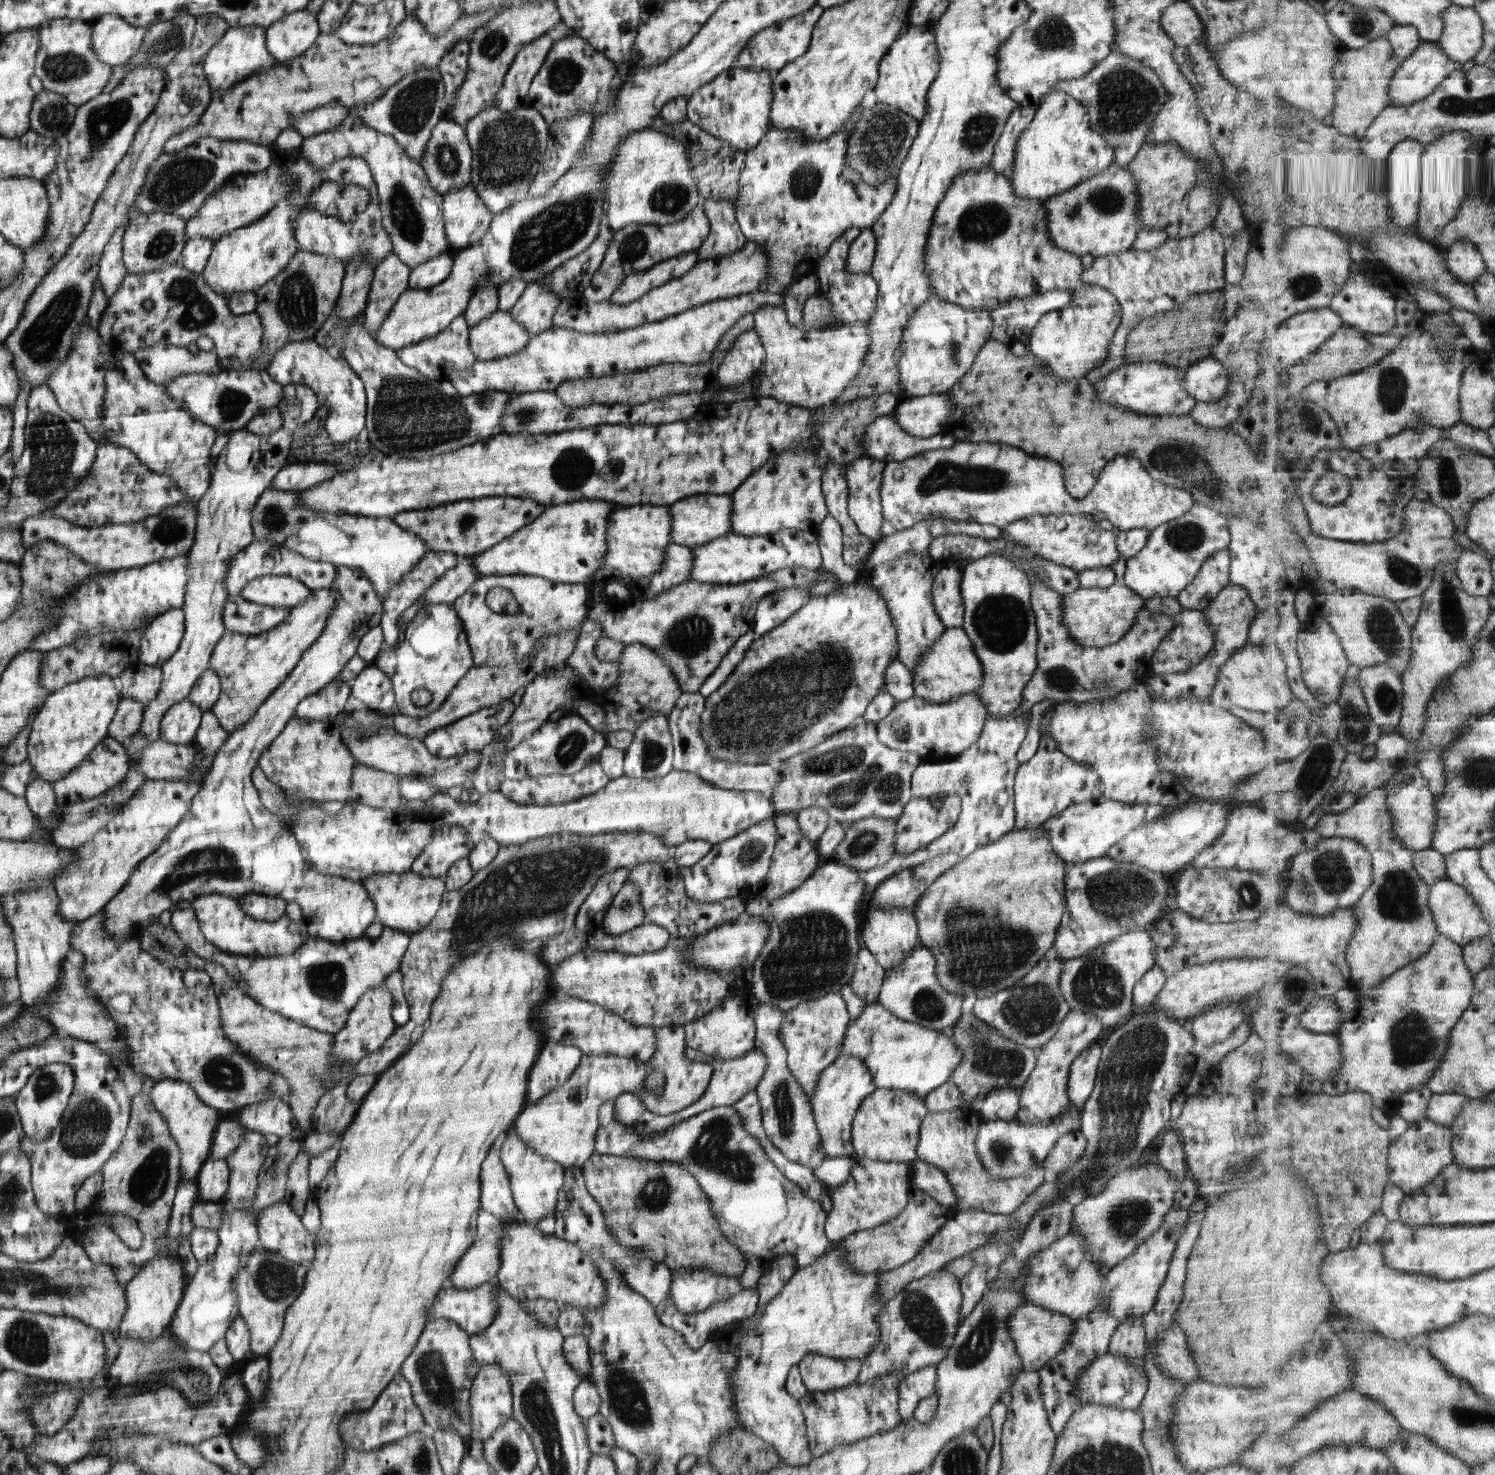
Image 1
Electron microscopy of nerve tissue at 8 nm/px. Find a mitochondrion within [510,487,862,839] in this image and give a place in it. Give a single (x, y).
(774, 703)

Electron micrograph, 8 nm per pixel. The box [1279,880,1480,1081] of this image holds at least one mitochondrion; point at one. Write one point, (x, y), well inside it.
(1411, 1044)

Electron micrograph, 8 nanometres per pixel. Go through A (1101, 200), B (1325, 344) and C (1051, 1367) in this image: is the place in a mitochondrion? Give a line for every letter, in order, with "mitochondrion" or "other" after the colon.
A: mitochondrion
B: other
C: other

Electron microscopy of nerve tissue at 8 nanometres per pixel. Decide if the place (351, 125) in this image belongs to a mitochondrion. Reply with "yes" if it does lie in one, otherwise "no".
no

